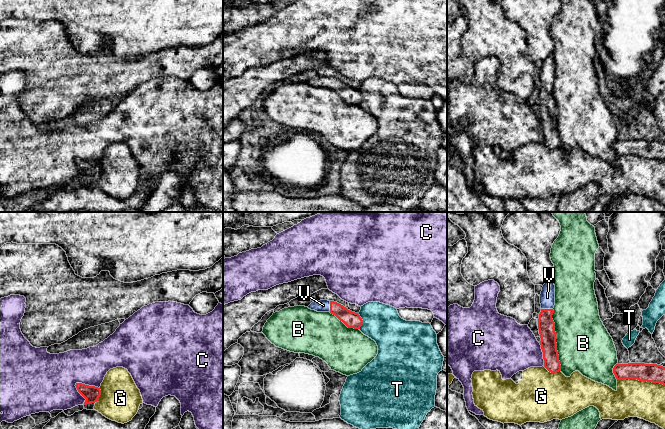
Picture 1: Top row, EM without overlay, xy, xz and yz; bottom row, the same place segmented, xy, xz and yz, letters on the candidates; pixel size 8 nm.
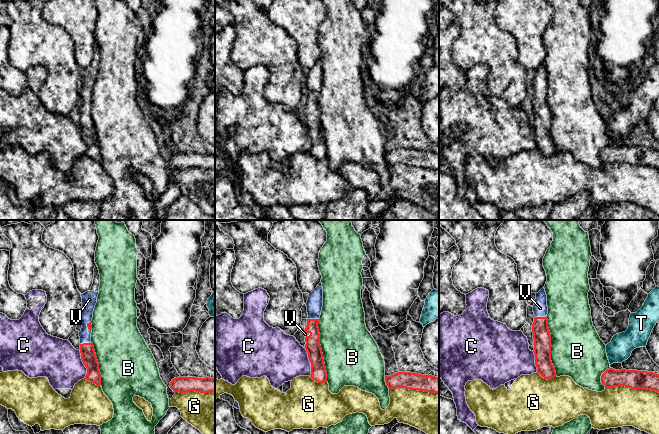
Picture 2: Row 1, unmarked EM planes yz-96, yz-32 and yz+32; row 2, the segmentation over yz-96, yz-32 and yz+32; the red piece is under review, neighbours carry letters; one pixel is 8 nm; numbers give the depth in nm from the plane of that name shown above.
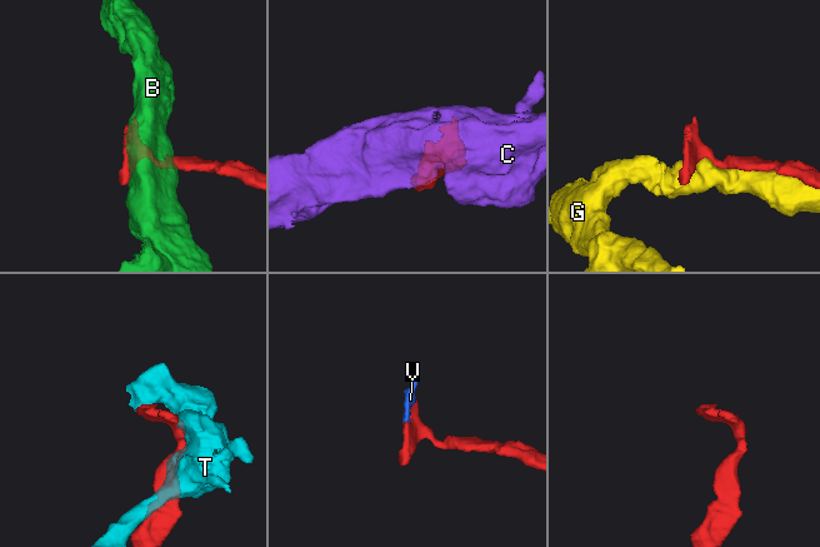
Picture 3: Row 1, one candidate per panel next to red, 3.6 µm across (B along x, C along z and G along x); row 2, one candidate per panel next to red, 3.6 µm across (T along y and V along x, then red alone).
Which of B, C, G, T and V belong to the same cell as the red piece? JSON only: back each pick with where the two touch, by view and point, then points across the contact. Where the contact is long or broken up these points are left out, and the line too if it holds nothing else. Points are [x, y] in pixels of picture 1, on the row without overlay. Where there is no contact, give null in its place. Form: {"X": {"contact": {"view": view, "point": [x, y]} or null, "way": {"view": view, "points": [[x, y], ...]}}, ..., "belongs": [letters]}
{"V": {"contact": {"view": "yz", "point": [547, 85]}, "way": {"view": "yz", "points": [[546, 101], [547, 85], [547, 73]]}}, "belongs": ["V"]}

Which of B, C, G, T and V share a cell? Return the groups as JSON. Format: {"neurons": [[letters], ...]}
{"neurons": [["B"], ["C"], ["G"], ["T"], ["V"]]}

